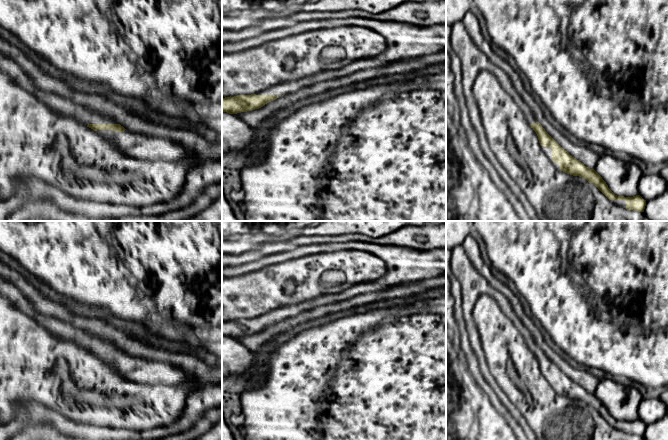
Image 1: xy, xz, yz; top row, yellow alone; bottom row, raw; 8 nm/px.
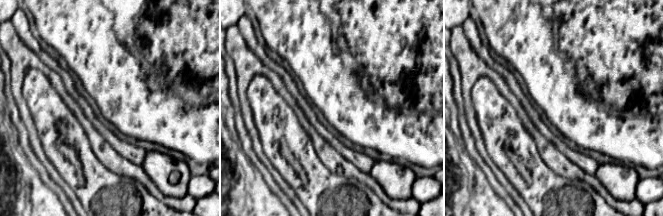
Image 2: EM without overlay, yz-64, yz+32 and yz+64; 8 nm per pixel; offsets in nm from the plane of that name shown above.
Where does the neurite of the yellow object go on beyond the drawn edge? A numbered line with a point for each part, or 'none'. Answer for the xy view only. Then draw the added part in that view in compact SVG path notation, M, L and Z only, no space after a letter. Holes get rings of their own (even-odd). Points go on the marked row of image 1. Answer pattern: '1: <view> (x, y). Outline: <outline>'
1: xy (88, 117). Outline: M82 109L78 112L71 112L69 116L80 116L82 118L83 124L117 124L114 120L102 116L100 114L94 113L91 110Z

